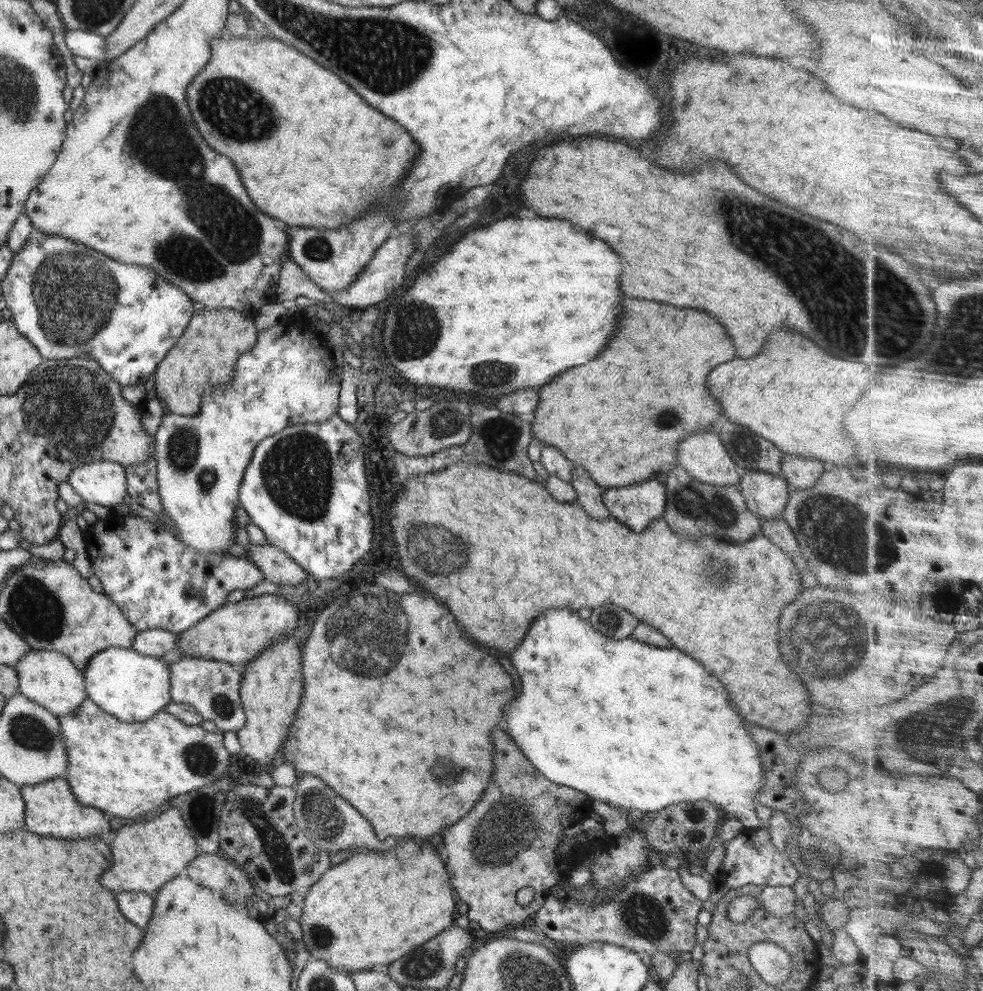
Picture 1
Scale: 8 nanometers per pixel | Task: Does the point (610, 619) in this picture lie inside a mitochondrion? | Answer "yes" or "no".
yes

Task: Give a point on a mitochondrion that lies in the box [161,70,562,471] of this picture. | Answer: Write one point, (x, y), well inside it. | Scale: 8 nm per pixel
(241, 115)

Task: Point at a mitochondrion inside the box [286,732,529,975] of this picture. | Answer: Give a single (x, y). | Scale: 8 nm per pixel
(321, 806)

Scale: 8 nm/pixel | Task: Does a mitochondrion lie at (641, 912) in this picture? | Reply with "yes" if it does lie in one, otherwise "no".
yes

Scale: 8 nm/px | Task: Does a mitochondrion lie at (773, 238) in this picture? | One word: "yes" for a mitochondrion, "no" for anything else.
yes

